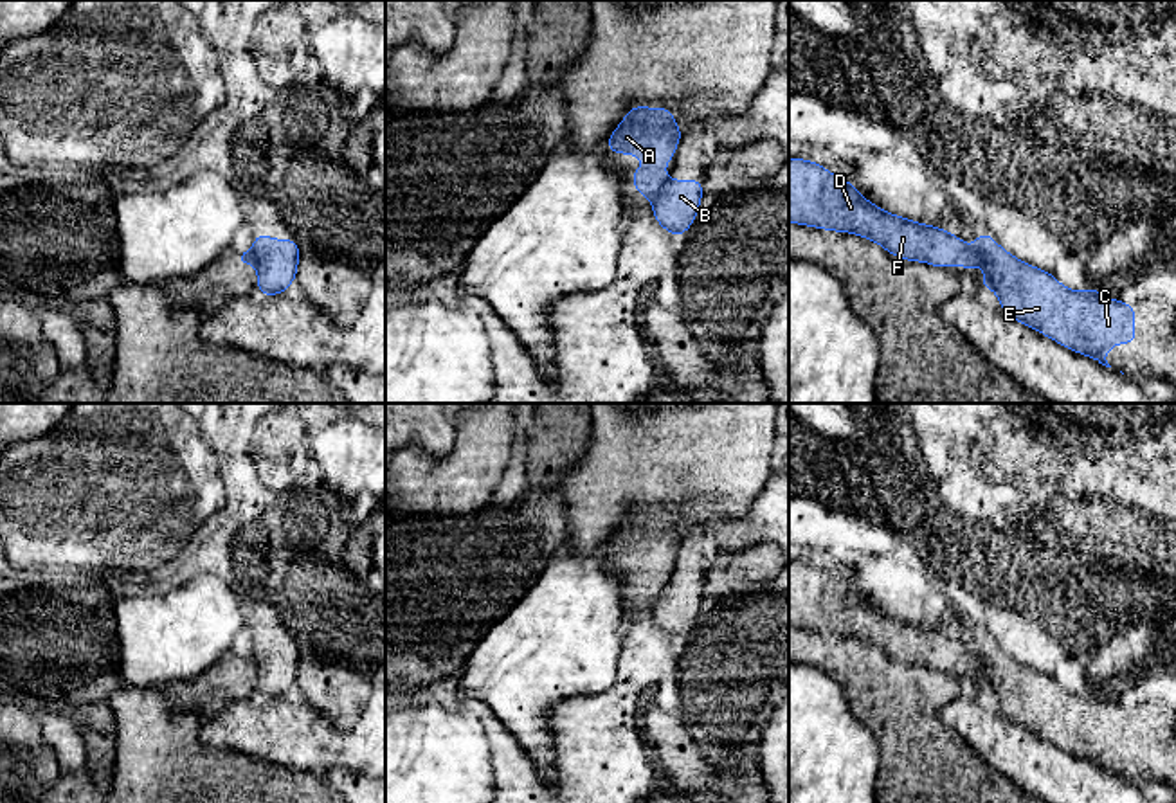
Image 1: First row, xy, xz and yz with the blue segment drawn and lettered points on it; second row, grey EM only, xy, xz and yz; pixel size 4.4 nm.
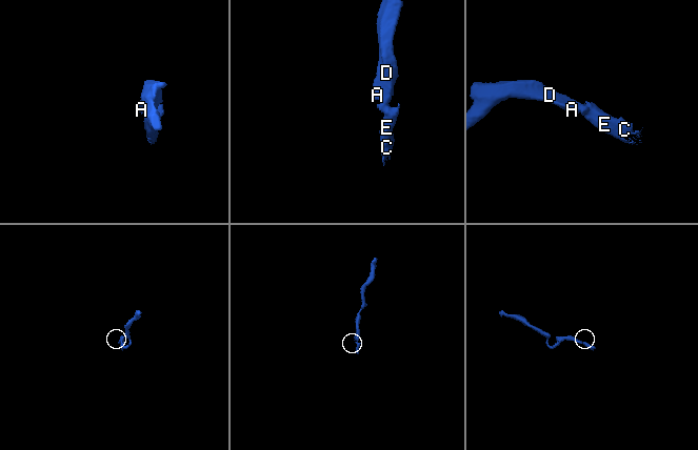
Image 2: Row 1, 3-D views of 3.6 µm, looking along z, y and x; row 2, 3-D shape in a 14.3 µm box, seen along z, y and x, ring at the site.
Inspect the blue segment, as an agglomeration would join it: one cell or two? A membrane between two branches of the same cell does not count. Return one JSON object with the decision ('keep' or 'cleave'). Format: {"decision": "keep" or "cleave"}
{"decision": "cleave"}

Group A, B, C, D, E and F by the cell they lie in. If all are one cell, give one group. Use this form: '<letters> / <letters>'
A D F / B C E

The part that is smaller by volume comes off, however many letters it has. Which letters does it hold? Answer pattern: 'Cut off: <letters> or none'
Cut off: B, C, E

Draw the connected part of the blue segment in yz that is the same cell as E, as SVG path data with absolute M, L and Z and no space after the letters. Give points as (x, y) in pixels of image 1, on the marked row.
M974 234L972 248L985 268L980 288L994 290L1007 315L1106 367L1109 347L1136 342L1133 304L1108 299L1097 288L1070 290L1003 250L992 236Z

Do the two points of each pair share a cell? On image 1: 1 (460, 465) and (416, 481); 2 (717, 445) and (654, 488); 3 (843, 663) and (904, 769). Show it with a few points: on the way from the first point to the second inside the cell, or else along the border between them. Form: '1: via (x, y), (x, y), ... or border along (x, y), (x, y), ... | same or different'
1: via (449, 476), (443, 481), (427, 481) | same
2: via (701, 451), (690, 452), (670, 472) | same
3: via (868, 690), (904, 726), (904, 742) | same

